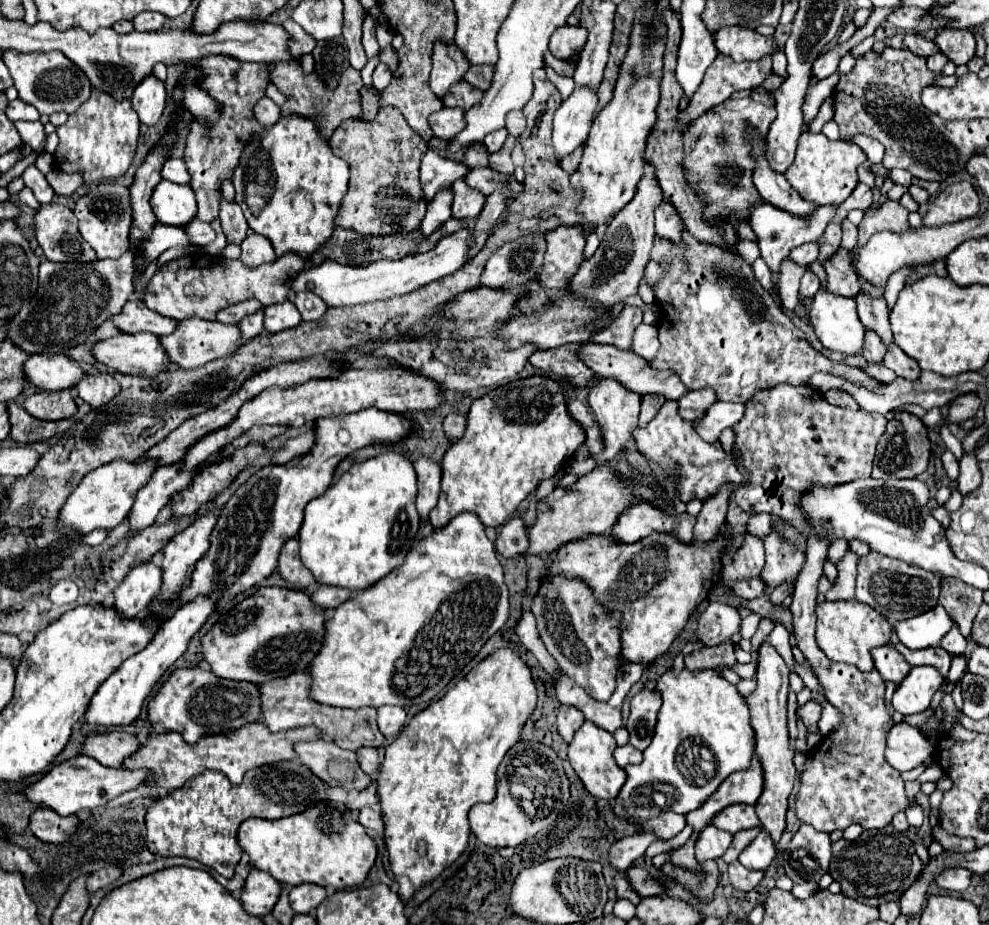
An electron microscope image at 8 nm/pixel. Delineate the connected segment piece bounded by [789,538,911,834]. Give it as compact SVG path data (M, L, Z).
M811 538L807 544L807 560L797 578L789 610L793 614L793 636L797 640L795 646L811 664L827 702L843 714L843 726L827 734L805 760L801 786L795 796L795 814L799 822L827 834L833 830L845 830L851 824L859 824L863 830L877 830L887 826L897 812L905 812L911 802L905 794L901 774L891 768L883 756L885 736L895 724L885 706L883 678L877 670L865 674L855 666L831 662L815 642L817 584L823 576L827 550L829 542L823 542L823 538Z

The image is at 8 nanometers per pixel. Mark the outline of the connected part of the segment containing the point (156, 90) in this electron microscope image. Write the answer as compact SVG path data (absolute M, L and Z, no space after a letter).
M147 76L133 92L133 110L139 114L139 122L145 126L155 126L165 110L165 84L155 76Z

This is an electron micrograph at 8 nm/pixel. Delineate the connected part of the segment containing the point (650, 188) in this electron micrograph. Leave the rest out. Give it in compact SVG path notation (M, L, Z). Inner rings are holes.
M647 164L643 168L643 178L639 182L639 190L635 198L615 216L615 220L607 226L603 240L593 254L591 260L585 260L579 266L579 272L571 278L569 288L589 298L591 302L603 304L603 306L615 306L621 304L627 296L637 294L639 280L643 278L643 270L649 262L649 252L653 248L653 236L655 236L655 206L663 200L655 166Z

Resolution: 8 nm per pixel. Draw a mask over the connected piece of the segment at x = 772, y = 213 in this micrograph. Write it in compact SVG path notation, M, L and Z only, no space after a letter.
M761 202L761 204L751 208L749 224L755 230L755 234L759 236L757 244L761 248L761 258L767 262L767 266L771 270L771 282L773 282L775 294L777 294L777 274L779 274L779 266L781 266L783 258L787 258L793 248L797 248L797 246L801 246L805 242L815 242L823 234L829 220L835 216L835 210L837 210L837 206L819 206L811 216L799 218L799 216L783 212L783 210L775 208L775 206L767 204L767 202Z

